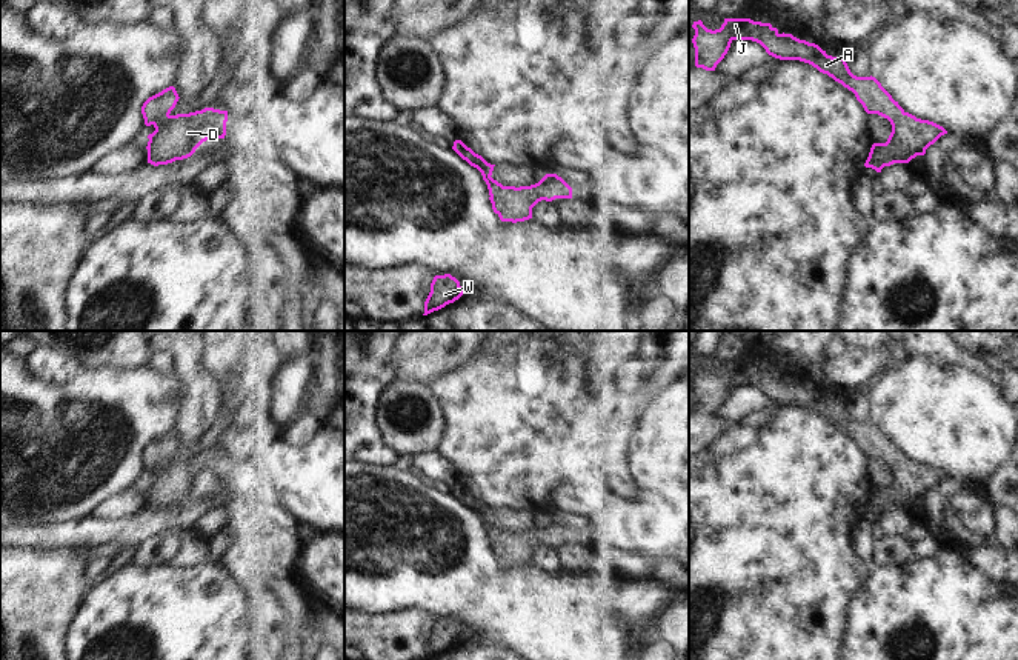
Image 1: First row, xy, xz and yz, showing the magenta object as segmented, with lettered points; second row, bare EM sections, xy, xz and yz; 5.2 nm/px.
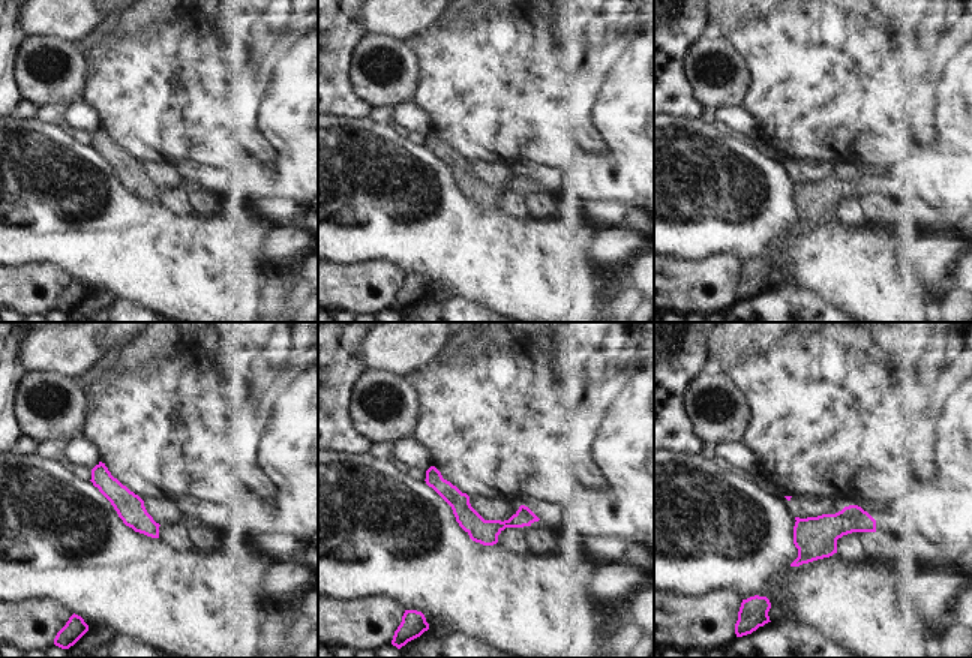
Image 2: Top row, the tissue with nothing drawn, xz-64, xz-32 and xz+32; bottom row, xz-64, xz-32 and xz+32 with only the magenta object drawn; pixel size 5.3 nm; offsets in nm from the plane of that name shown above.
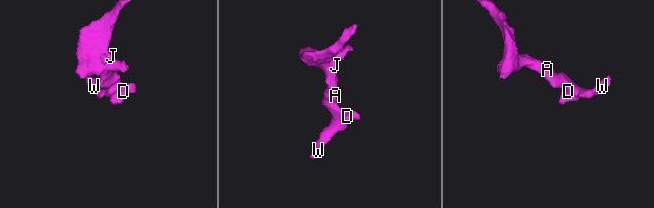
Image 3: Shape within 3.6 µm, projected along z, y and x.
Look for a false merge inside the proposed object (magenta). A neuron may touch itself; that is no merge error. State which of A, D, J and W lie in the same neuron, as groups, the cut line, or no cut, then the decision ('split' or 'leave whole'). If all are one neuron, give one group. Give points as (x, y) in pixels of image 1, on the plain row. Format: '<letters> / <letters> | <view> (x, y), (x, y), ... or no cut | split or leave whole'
A D J W | no cut | leave whole

